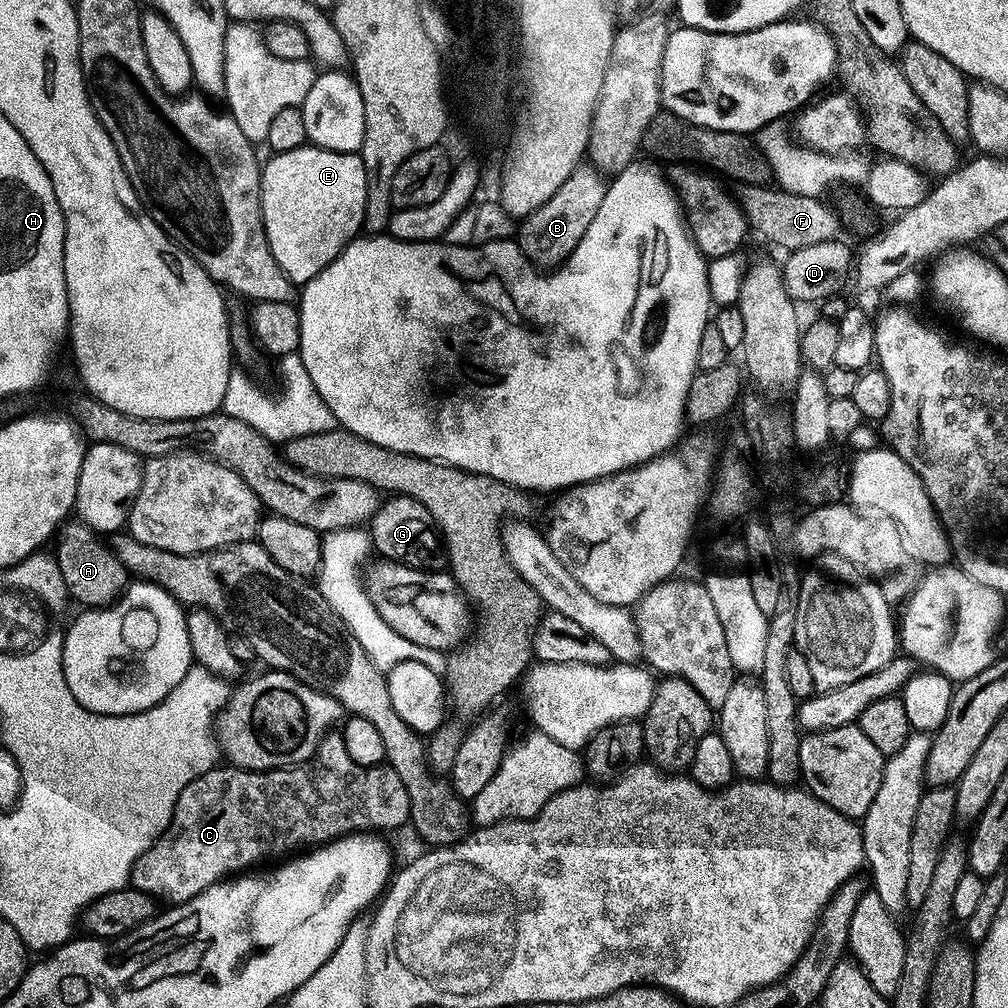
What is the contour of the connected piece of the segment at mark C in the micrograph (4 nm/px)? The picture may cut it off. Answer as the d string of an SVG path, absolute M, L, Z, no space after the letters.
M332 734L325 736L312 758L304 764L296 764L293 768L275 768L269 772L247 772L244 768L217 766L206 774L194 778L194 782L190 782L186 786L186 790L182 790L182 794L178 794L178 802L174 806L172 820L166 826L166 830L139 858L133 861L130 873L131 887L145 892L147 896L151 896L157 901L168 900L164 902L172 906L185 904L187 900L202 894L202 890L214 886L219 880L229 879L243 873L245 870L251 869L248 868L251 864L260 864L263 860L273 859L272 861L275 861L277 858L287 857L297 850L311 850L319 845L329 844L332 840L340 840L343 836L353 834L388 834L384 832L390 831L391 828L400 828L403 824L405 827L409 823L410 798L408 797L406 786L402 782L402 778L398 778L396 770L387 766L374 768L358 766L358 762L354 762L350 758L350 754L344 752L343 747L338 743L337 737L336 740L334 737L335 735Z

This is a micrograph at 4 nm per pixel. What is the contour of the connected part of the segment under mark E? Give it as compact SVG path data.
M305 146L277 152L260 174L260 205L270 250L280 269L297 286L313 280L347 244L357 239L366 210L367 172L363 159L355 152L332 152L328 148Z

